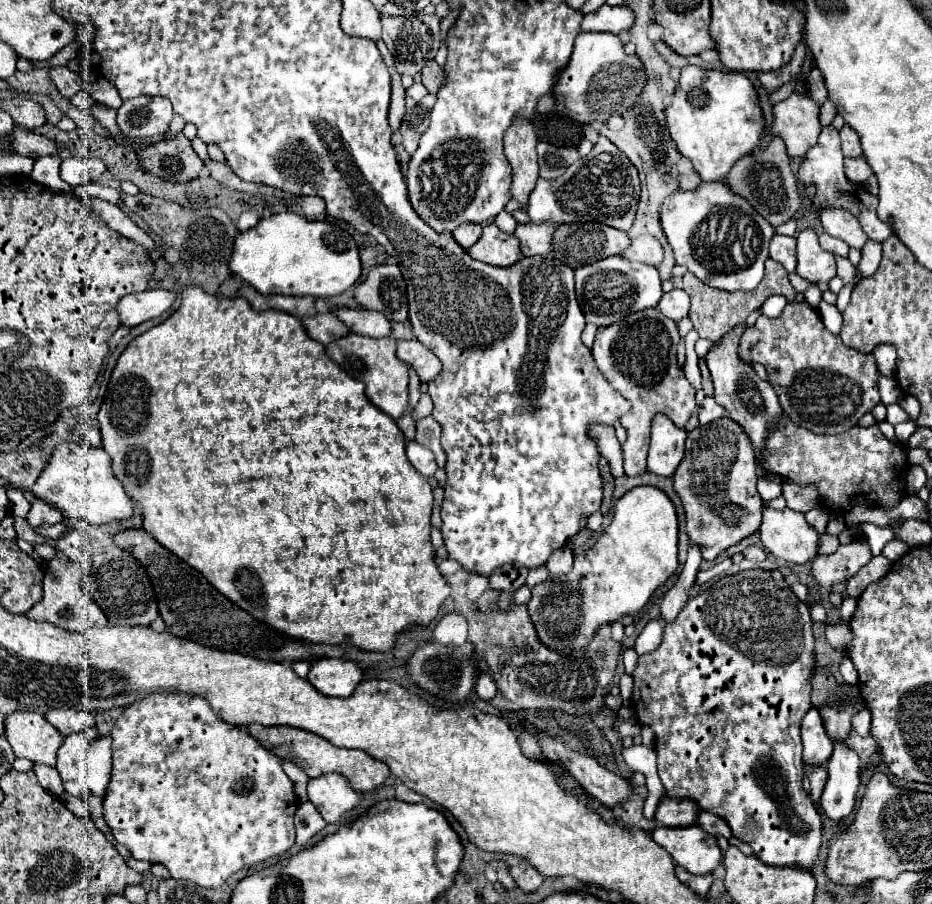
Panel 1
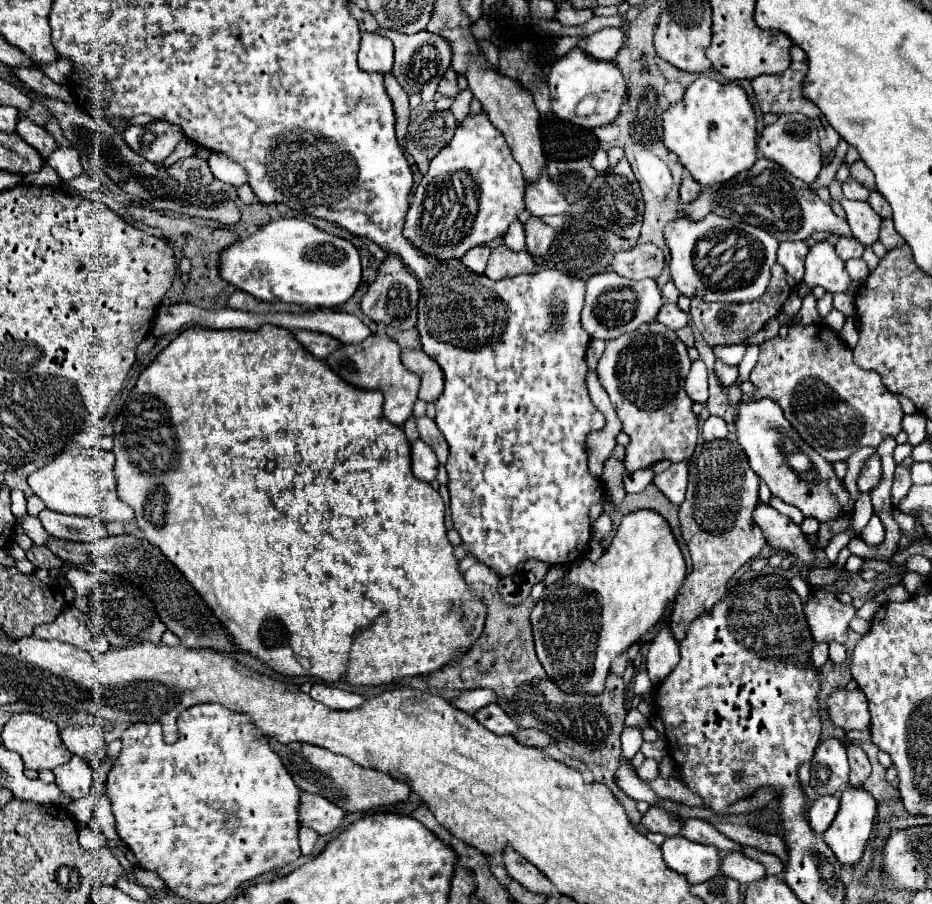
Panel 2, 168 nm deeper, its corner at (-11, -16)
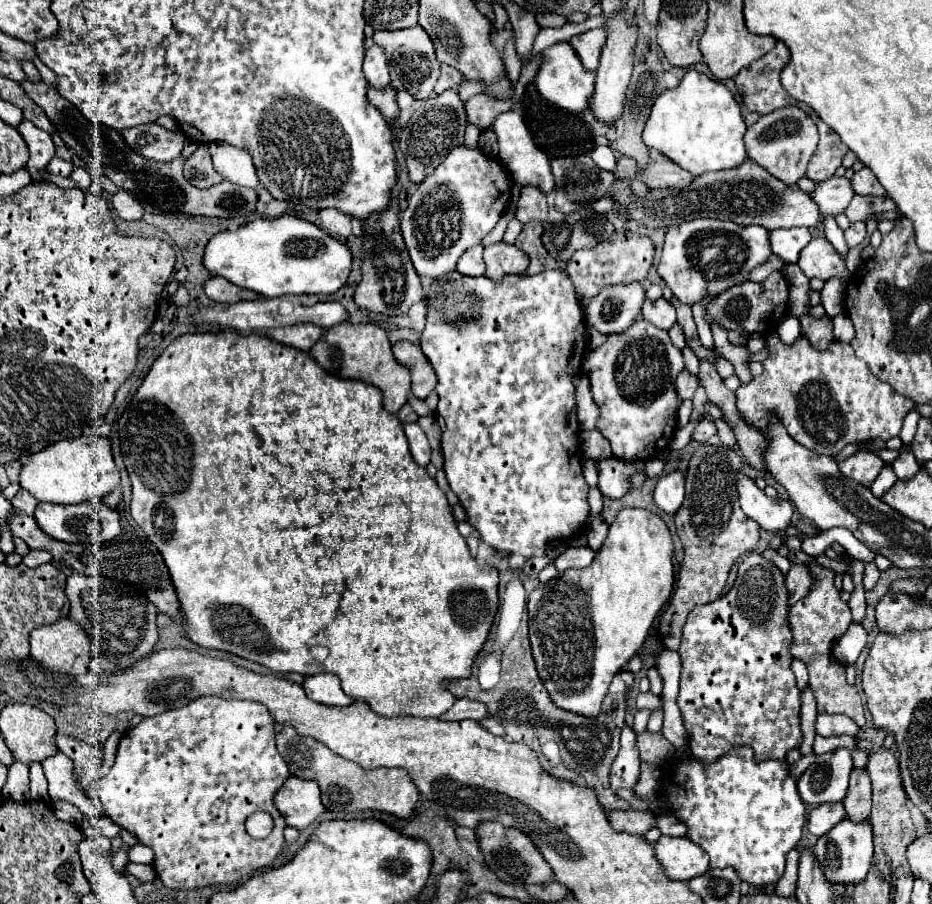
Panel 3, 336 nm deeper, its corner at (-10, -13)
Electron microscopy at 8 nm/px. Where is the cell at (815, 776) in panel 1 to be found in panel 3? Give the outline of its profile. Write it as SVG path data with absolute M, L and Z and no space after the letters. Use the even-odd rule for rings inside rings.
M828 803L814 807L808 815L808 829L812 835L822 837L828 833L834 825L838 825L846 817L846 809L842 803Z

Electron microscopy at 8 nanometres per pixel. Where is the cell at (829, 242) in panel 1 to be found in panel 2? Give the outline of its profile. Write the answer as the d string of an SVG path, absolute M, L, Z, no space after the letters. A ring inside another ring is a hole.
M839 238L837 246L835 246L835 252L841 260L855 260L855 258L861 258L863 254L863 246L857 242L857 240L849 240L849 238Z

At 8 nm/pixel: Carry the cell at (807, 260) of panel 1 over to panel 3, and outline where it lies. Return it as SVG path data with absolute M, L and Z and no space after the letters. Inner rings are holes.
M812 239L804 251L800 251L800 259L798 259L798 267L806 273L808 279L830 279L834 275L840 277L840 281L844 283L850 277L850 271L846 269L844 259L836 253L836 249L832 247L830 241L826 239Z

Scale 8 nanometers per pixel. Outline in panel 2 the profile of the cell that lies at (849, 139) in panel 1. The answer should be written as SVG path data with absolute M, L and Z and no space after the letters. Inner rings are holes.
M861 160L853 162L853 164L849 166L849 170L851 170L851 176L853 176L857 182L861 182L863 186L875 190L875 176L873 176L873 172L871 172Z

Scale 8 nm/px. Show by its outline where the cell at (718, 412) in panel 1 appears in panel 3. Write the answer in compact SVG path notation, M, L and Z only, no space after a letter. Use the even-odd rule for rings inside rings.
M702 419L702 421L696 425L696 429L694 429L694 433L692 433L692 439L698 441L698 443L706 443L706 441L708 441L710 437L714 437L714 435L716 435L714 423L708 421L708 419Z

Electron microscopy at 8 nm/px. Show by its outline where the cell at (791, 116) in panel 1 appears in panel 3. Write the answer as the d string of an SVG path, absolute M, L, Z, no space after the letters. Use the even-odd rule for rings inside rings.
M784 107L762 115L752 127L748 127L744 143L746 143L746 153L752 161L768 169L772 177L788 185L794 185L800 177L804 177L806 165L816 151L818 129L816 123L810 119L810 115L804 113L800 107Z

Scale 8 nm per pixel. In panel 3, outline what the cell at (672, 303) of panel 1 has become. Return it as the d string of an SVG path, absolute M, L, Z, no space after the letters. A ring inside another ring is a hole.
M660 297L656 301L644 301L642 317L646 321L654 323L656 327L668 331L676 323L676 309L672 307L672 303L668 303L664 297Z

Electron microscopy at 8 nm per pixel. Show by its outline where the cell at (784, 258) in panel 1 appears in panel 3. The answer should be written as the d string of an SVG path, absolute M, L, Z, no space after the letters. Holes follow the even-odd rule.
M792 227L792 229L770 231L768 239L774 255L784 259L784 263L796 263L800 257L800 251L808 245L812 235L804 227Z

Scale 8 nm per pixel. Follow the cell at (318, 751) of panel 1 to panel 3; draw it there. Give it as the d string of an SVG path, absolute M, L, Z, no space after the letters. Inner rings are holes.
M284 727L276 735L276 743L278 743L280 755L288 763L290 775L300 777L300 779L318 781L320 791L322 791L322 803L330 811L376 809L376 811L390 813L398 819L406 819L406 817L410 817L410 813L414 811L414 807L418 803L418 789L416 789L416 785L412 783L412 779L408 777L408 773L404 769L380 767L380 769L366 771L360 765L336 755L334 751L330 751L320 741L316 741L312 737L298 735L290 727Z

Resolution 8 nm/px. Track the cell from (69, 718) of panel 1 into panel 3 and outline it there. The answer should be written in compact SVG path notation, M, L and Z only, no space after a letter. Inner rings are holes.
M56 735L58 749L68 755L74 763L74 777L82 789L90 787L94 781L98 781L98 771L102 767L102 751L94 749L92 745L78 741L74 737Z

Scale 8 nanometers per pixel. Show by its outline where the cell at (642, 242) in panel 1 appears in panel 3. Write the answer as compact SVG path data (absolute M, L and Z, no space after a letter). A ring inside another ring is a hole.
M618 229L612 233L612 237L608 237L608 241L596 245L596 249L576 251L568 263L566 273L574 283L576 299L584 307L592 297L596 297L596 293L600 293L600 289L604 289L604 285L628 285L634 281L640 283L646 281L652 257L654 257L654 245L648 237Z

